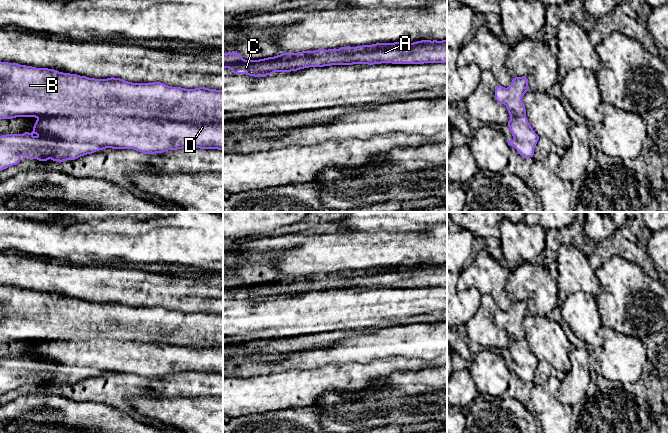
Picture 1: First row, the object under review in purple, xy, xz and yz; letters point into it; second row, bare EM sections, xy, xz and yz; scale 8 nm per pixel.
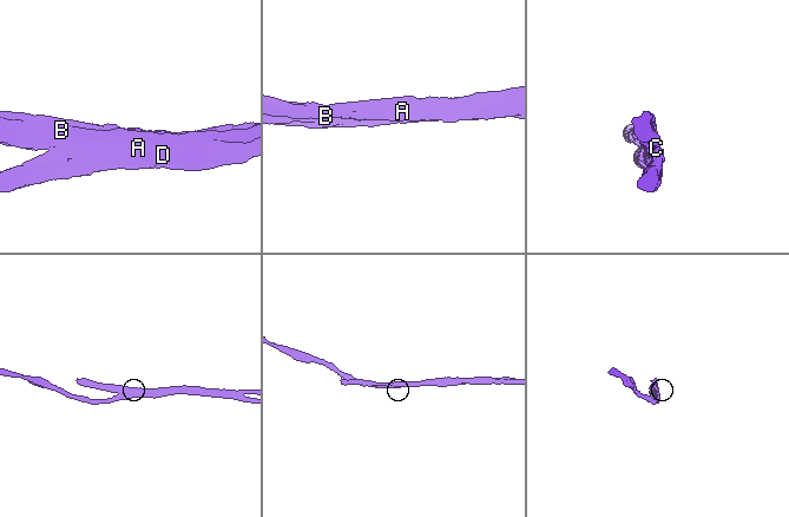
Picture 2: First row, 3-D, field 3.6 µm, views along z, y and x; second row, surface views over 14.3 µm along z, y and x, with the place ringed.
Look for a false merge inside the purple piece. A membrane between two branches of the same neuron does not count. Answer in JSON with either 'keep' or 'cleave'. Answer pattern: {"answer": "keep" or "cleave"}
{"answer": "cleave"}

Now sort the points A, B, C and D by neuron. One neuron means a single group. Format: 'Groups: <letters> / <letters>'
Groups: A B C / D

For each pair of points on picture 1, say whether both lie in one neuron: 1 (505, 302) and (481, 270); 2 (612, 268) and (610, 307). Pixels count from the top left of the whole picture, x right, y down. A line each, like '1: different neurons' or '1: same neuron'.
1: same neuron
2: same neuron

